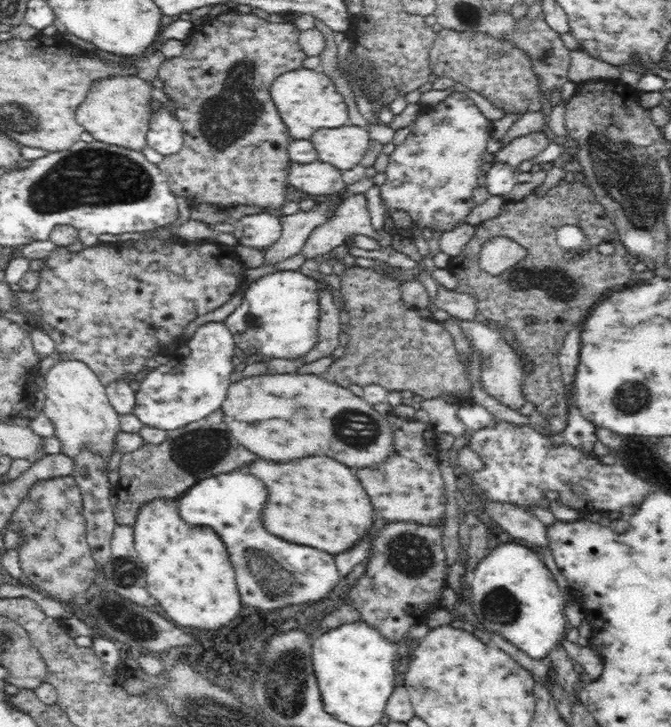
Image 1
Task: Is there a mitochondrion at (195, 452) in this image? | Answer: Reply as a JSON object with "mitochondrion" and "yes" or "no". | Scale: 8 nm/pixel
{"mitochondrion":"yes"}

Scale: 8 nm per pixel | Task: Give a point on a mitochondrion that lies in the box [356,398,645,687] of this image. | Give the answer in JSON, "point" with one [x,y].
{"point":[411,555]}

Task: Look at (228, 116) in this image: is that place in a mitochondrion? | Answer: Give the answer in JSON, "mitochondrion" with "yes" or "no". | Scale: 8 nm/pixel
{"mitochondrion":"yes"}

